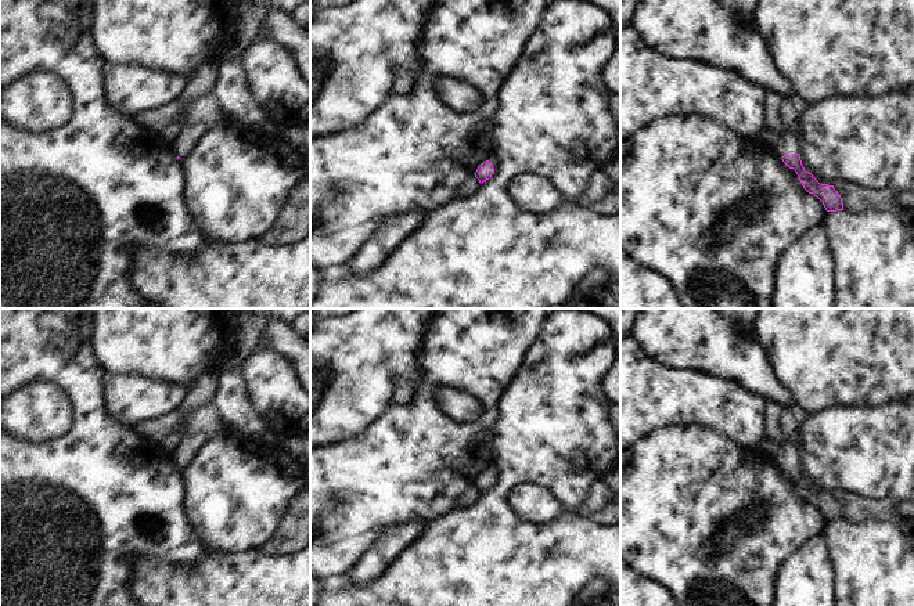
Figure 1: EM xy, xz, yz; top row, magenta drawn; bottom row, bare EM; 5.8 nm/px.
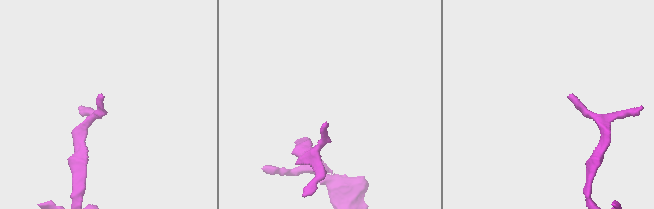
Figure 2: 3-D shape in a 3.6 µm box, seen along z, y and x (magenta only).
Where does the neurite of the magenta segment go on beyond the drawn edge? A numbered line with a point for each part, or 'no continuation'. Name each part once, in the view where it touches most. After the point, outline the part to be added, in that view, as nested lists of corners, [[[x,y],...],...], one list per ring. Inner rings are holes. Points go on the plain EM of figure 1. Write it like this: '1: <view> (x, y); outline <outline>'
1: yz (784, 453); outline [[[763,436],[758,446],[762,447],[766,454],[773,455],[780,468],[789,461],[799,463],[796,459],[799,448],[789,440],[781,444]]]

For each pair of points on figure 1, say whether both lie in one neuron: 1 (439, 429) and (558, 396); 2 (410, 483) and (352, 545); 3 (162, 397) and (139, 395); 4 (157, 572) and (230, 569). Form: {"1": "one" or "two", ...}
{"1": "two", "2": "one", "3": "one", "4": "one"}

